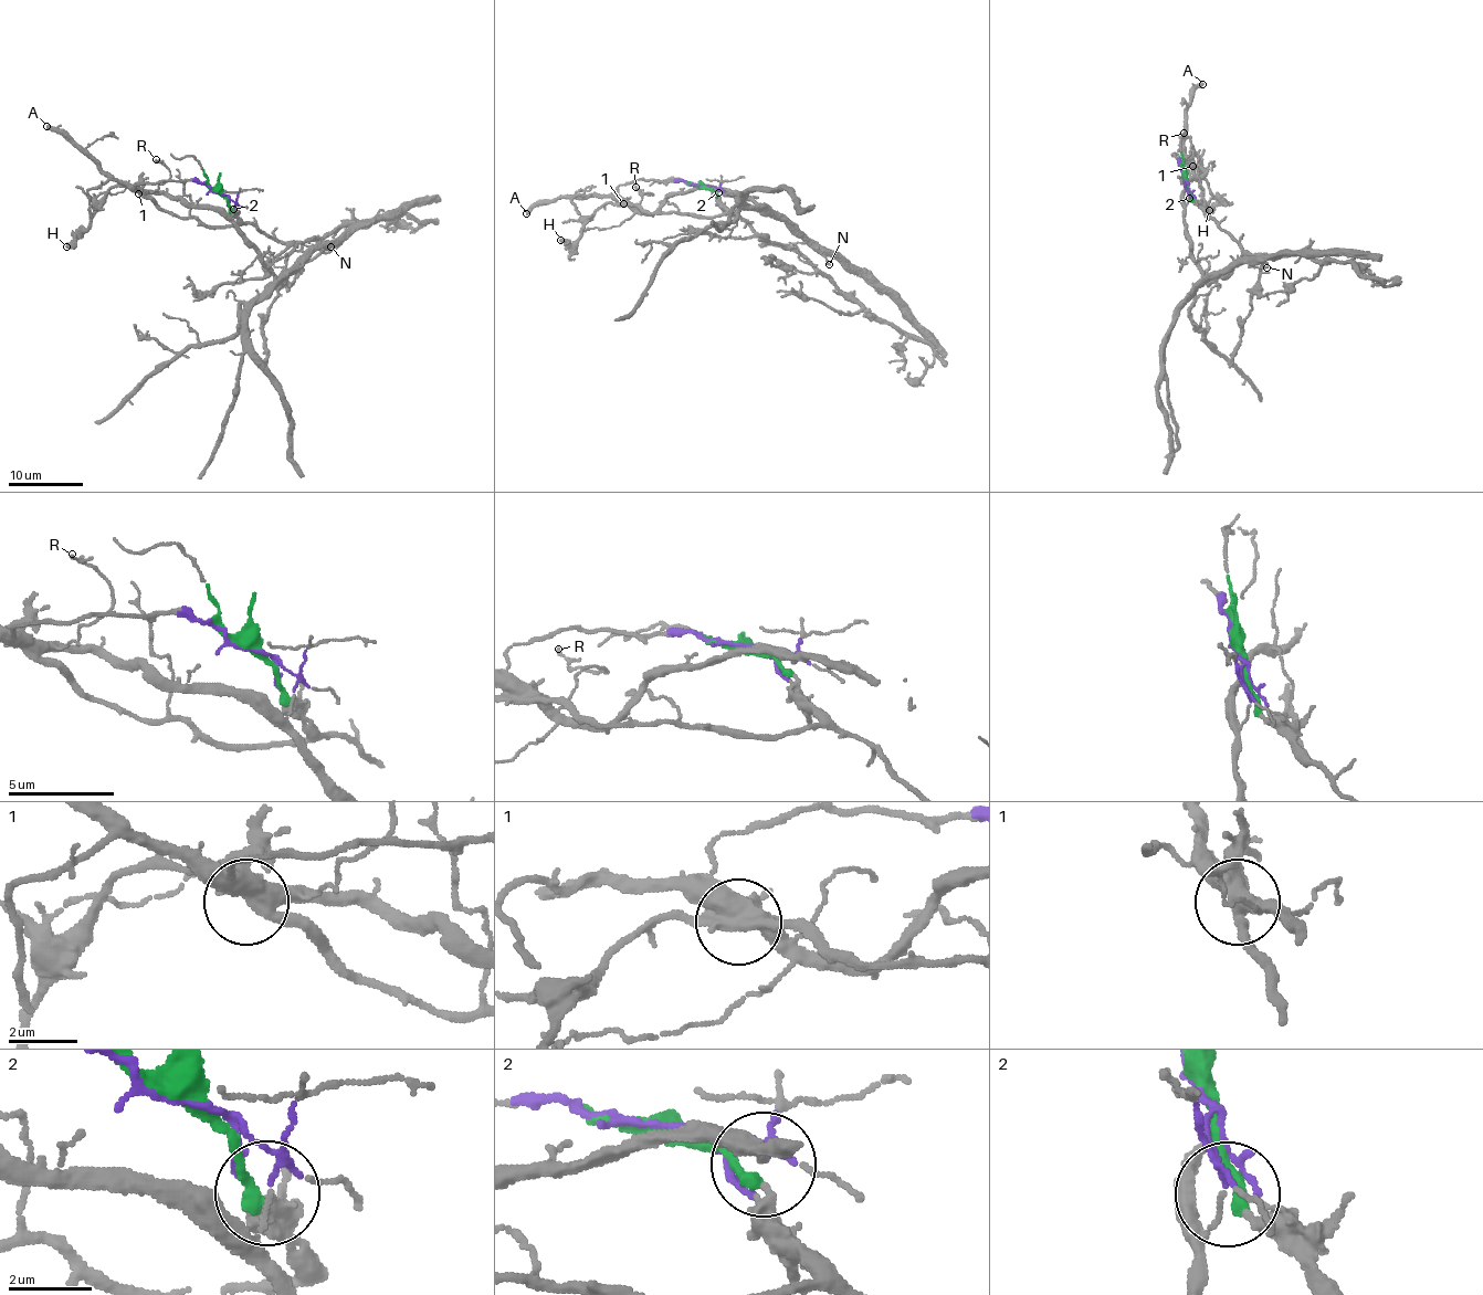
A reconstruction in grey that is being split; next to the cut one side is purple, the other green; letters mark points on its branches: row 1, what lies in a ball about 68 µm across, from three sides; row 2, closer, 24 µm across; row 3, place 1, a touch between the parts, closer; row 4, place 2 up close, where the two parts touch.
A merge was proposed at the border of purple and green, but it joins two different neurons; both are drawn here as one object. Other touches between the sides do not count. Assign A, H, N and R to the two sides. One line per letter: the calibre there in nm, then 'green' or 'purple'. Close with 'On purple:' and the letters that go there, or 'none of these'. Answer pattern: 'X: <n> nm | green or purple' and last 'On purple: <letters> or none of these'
A: 360 nm | purple
H: 440 nm | green
N: 120 nm | purple
R: 100 nm | purple
On purple: A, N, R

